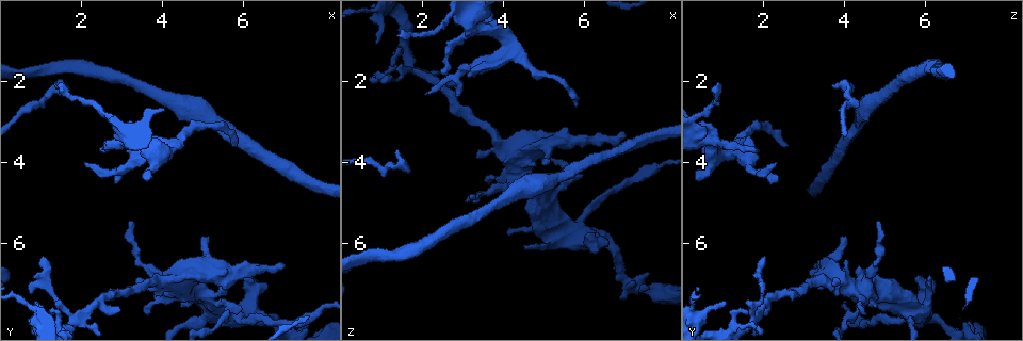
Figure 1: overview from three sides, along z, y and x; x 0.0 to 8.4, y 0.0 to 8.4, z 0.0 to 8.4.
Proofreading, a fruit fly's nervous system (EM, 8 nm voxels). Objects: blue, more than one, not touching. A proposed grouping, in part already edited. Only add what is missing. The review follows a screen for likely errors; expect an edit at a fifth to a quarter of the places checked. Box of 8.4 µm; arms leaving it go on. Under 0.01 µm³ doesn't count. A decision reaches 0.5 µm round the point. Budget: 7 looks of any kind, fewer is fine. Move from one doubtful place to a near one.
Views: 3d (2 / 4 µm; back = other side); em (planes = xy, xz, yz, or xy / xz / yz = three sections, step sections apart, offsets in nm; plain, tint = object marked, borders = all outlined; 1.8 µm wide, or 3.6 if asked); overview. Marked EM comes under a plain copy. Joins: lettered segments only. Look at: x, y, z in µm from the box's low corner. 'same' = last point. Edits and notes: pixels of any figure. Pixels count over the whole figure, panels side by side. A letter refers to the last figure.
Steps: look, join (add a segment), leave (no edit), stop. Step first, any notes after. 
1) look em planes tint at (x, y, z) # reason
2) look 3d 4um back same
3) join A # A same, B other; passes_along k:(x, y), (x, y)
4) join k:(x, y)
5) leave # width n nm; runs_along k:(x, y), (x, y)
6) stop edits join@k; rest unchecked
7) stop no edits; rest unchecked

look em xy step 8 tint at (5.60, 7.55, 4.40) # sharp bend

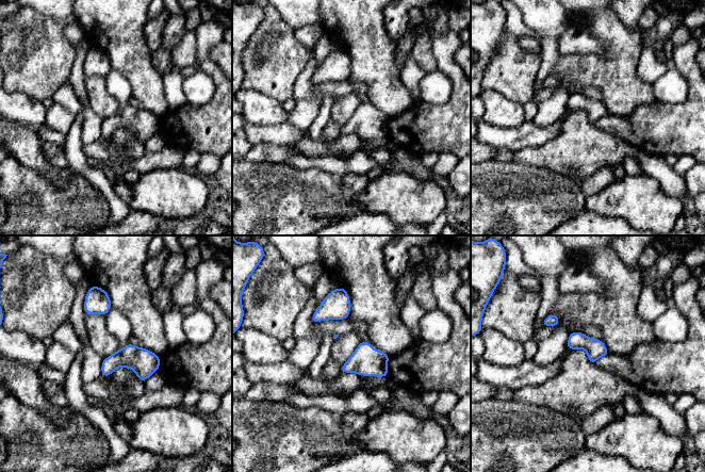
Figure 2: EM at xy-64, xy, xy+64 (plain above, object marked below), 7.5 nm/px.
look em xy step 8 borders same

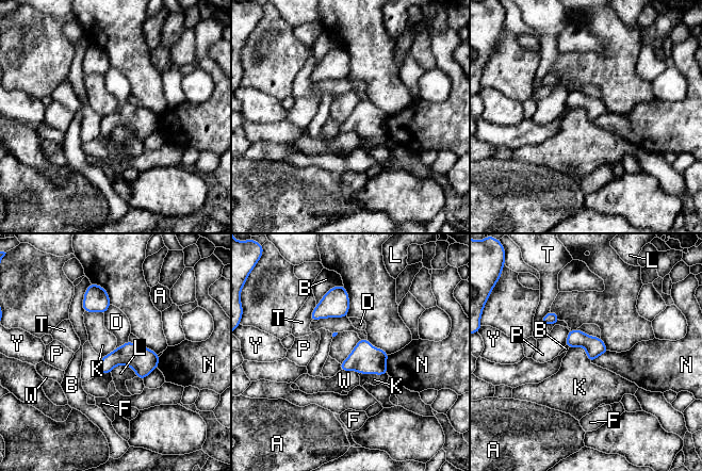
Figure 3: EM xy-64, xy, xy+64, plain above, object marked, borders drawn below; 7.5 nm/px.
leave # width 150 nm; A other, B other, D other, F other, K other, L other, N other, P other, T other, W other, Y other; border 3:(569, 347), (582, 346), (590, 362); no lettered segment goes on from it

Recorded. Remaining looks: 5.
look 3d 4um at (5.85, 3.55, 2.65) # thin end

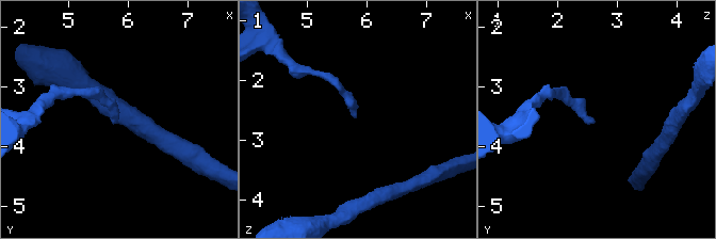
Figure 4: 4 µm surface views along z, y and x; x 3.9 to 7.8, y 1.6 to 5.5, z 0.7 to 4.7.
look em planes tint at (5.75, 3.55, 2.60) # shape alone is not enough

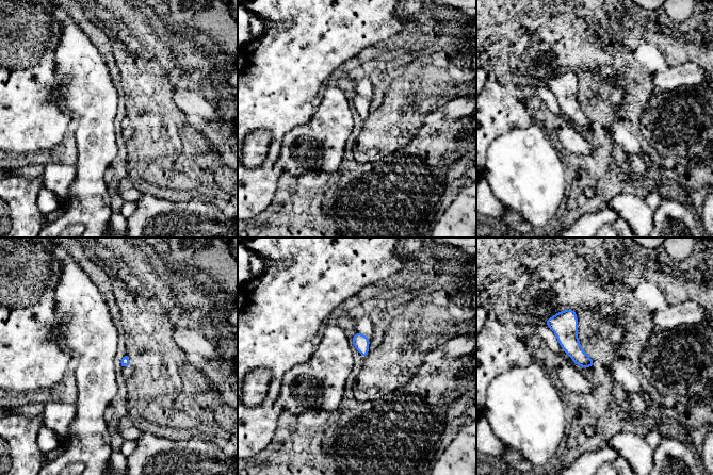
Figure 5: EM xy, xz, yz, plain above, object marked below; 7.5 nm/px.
look em planes borders same

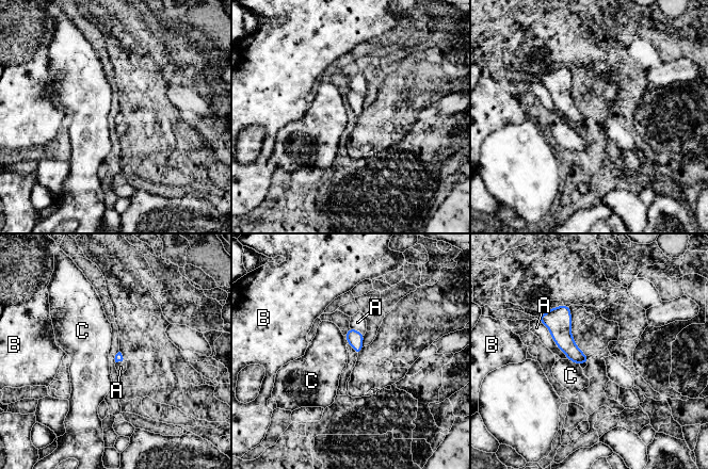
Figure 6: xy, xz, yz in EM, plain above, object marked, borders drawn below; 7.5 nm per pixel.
leave # longest_contact A 380 nm; A other, B other, C other; border 6:(567, 358), (579, 365); none of them fits

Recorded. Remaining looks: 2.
look em planes tint at (1.40, 7.30, 1.90) # thin neck

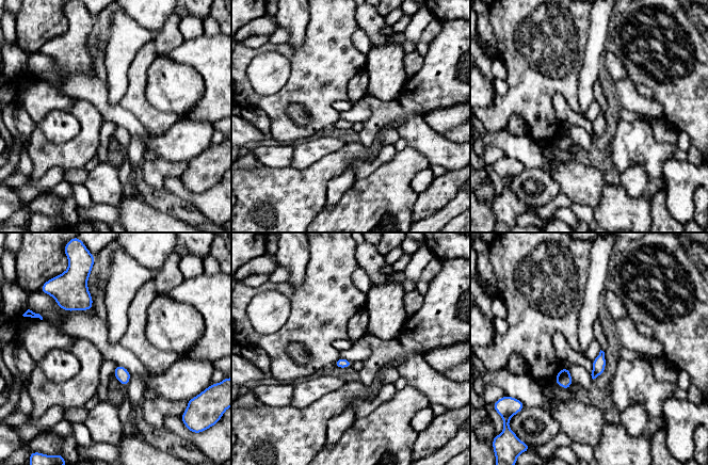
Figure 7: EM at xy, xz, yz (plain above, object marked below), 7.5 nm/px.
look em planes borders same

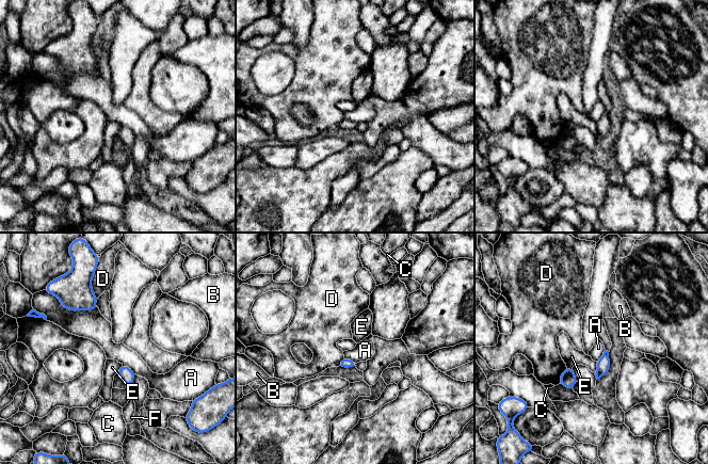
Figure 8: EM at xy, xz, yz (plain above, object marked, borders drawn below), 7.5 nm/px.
leave # A other, B other, C other, D other, E other, F other; border 8:(61, 303), (70, 310), (96, 308); no lettered segment goes on from it

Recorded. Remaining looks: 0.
stop no edits; rest unchecked

